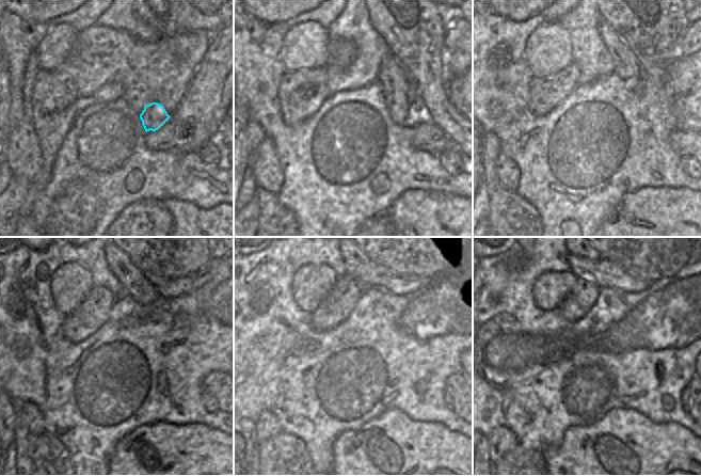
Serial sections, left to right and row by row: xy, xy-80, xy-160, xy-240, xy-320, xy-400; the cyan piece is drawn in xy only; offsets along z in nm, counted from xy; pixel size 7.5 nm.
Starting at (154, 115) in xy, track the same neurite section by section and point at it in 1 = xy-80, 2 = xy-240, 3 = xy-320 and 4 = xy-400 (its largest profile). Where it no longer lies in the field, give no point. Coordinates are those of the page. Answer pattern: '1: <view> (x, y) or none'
1: xy-80 (393, 77)
2: xy-240 (134, 284)
3: xy-320 (353, 258)
4: xy-400 (592, 258)

